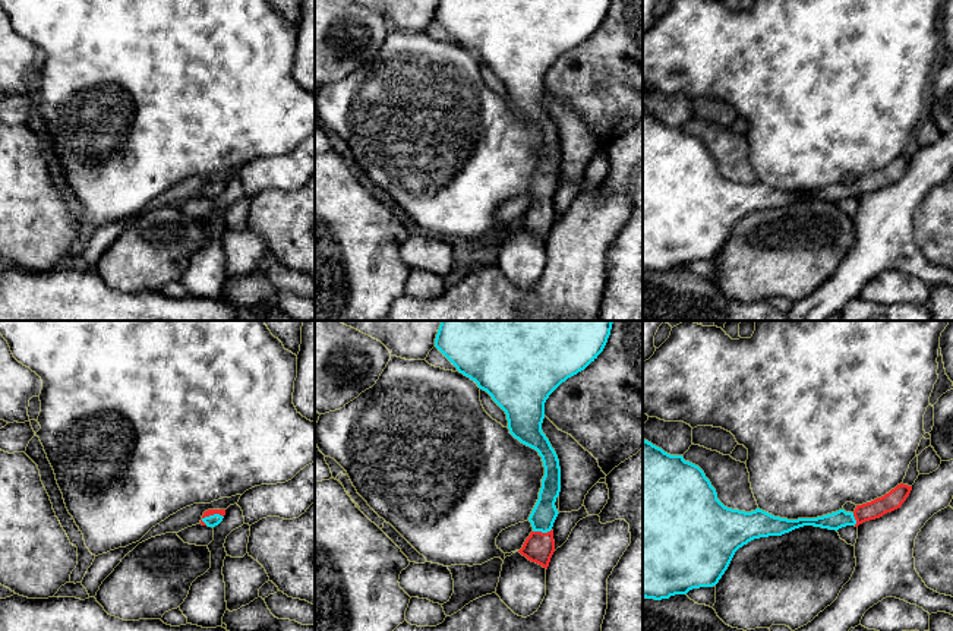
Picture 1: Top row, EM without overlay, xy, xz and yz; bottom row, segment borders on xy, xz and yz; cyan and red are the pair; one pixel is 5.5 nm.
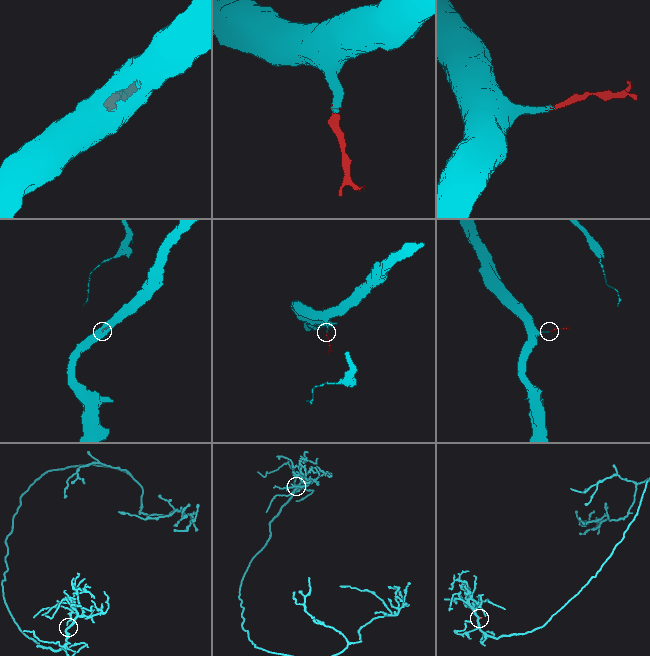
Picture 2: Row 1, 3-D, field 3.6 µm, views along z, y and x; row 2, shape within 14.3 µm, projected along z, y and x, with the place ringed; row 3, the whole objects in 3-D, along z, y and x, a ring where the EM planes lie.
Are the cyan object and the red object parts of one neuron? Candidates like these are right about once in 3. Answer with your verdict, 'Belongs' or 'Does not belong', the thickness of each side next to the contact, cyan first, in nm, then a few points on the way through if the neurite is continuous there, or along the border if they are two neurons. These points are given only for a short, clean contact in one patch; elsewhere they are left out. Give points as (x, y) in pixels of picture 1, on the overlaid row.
Belongs. Thickness 70 nm (cyan) against 40 nm. Path across: xy (214, 520), (211, 516), (208, 513)

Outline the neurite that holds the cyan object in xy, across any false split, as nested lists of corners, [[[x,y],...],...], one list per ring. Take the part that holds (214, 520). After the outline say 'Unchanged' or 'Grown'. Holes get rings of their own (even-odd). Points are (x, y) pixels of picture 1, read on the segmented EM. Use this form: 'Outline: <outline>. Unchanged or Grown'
Outline: [[[208,509],[203,512],[201,524],[208,527],[218,526],[225,515],[225,509]]]. Grown

